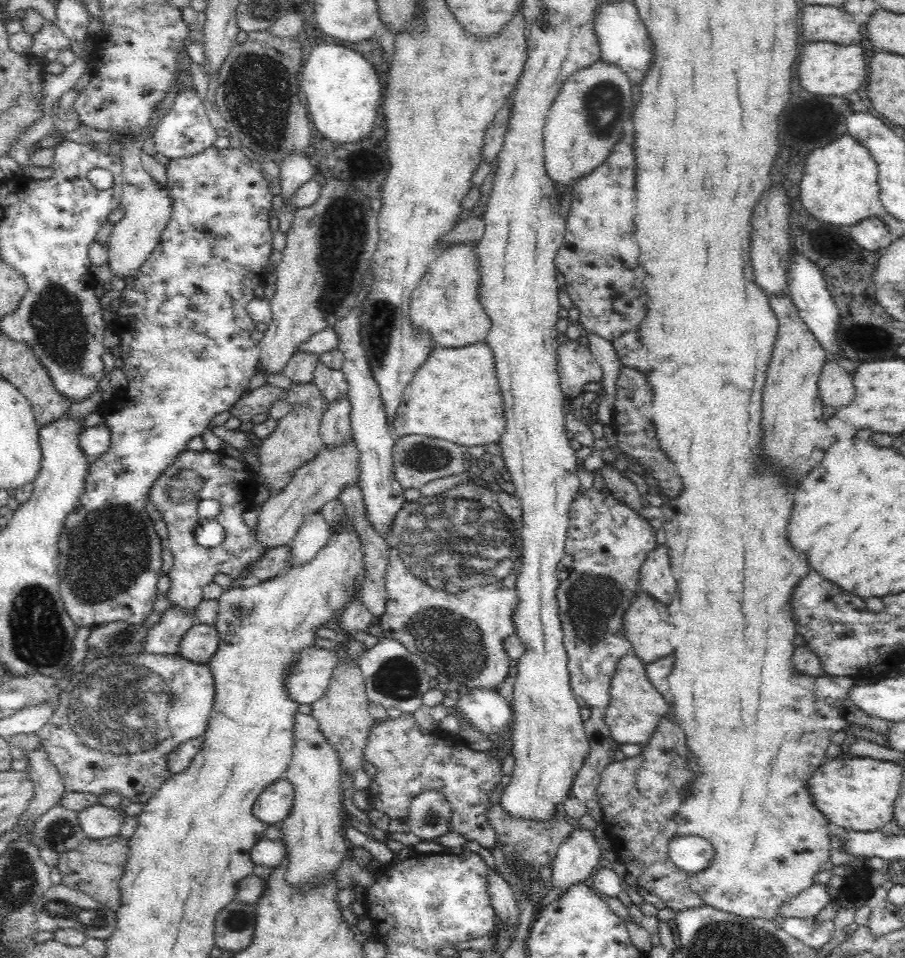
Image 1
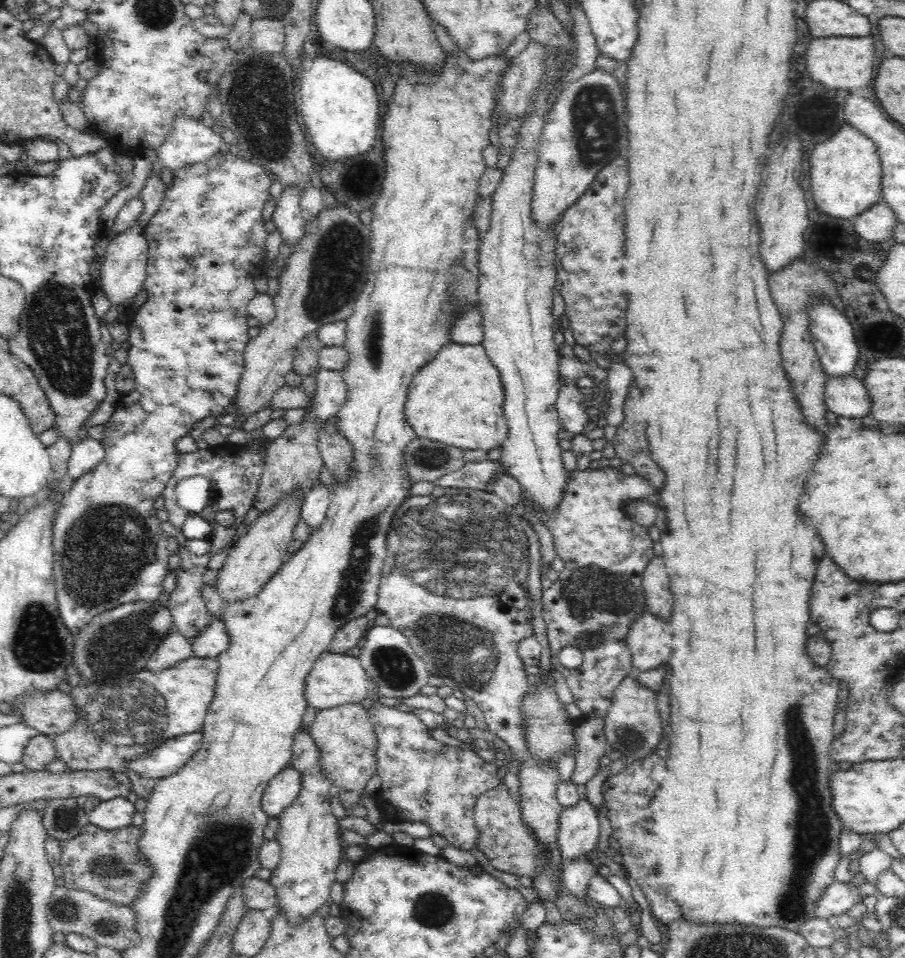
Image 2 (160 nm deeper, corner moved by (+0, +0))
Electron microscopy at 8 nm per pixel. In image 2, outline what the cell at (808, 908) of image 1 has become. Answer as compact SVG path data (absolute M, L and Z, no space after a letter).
M835 881L833 884L830 884L830 888L824 889L824 894L822 894L822 898L820 898L818 906L816 906L816 917L822 919L838 917L848 913L855 905L858 905L859 903L865 904L863 901L869 896L861 893L861 890L850 882L844 883Z

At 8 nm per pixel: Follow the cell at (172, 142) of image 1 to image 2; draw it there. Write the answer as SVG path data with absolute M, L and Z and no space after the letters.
M178 115L173 120L173 129L157 150L157 159L163 168L174 172L218 154L222 141L217 128L204 126L198 118Z

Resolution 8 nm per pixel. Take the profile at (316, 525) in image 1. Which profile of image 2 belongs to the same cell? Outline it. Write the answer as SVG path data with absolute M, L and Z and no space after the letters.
M316 481L306 493L301 505L301 517L310 527L310 531L316 531L325 520L331 501L330 490L320 481Z

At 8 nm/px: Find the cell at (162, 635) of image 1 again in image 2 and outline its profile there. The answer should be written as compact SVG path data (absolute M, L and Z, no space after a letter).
M170 631L165 641L162 641L156 652L149 658L144 670L158 674L162 670L174 668L177 662L186 660L186 658L190 658L193 655L191 642L178 631Z

